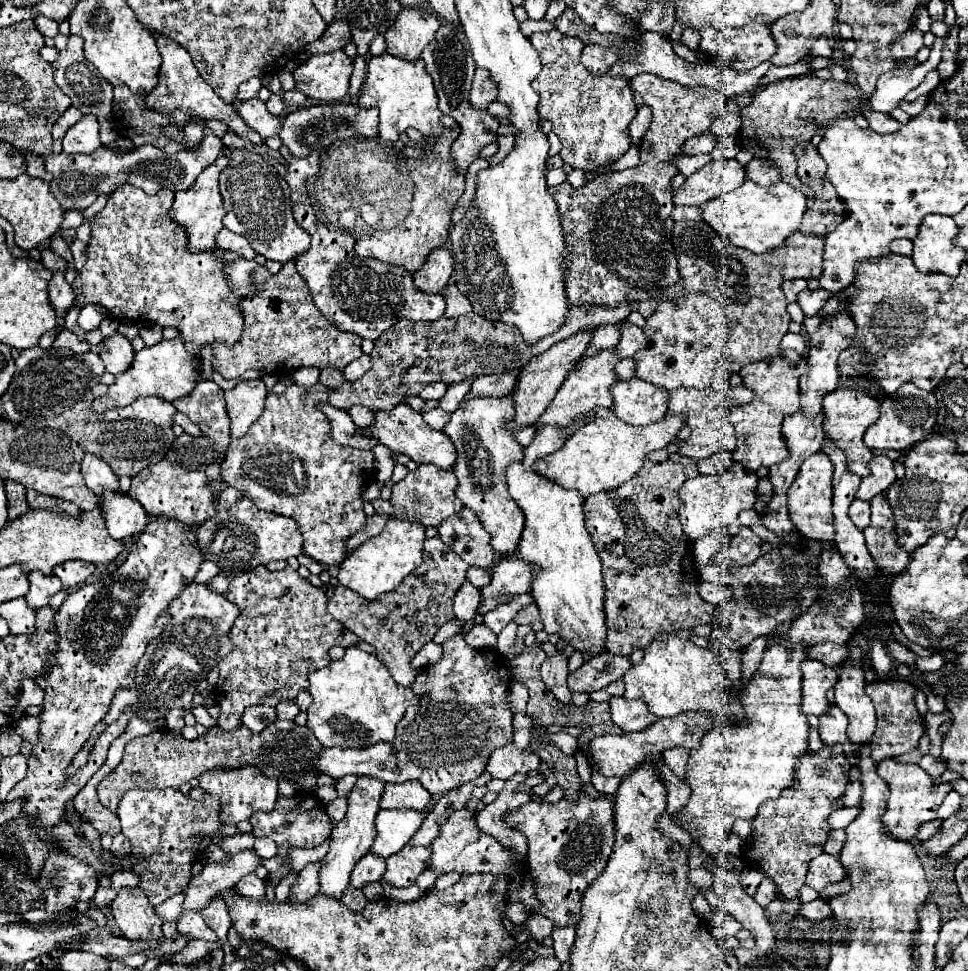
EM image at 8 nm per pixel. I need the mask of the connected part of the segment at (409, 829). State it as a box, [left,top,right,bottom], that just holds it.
[372,809,424,857]

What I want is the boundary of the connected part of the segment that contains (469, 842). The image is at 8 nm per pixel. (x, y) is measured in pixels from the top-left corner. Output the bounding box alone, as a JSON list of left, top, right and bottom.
[428,809,540,915]

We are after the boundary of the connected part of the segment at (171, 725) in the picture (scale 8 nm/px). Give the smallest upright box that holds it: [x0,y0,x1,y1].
[166,709,184,733]

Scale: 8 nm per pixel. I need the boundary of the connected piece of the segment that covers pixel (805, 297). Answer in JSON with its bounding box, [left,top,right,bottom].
[798,289,832,317]

